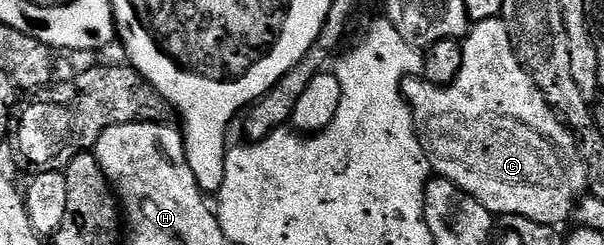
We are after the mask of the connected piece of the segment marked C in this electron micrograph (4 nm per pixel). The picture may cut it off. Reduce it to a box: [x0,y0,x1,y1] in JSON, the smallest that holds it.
[403,17,588,226]

